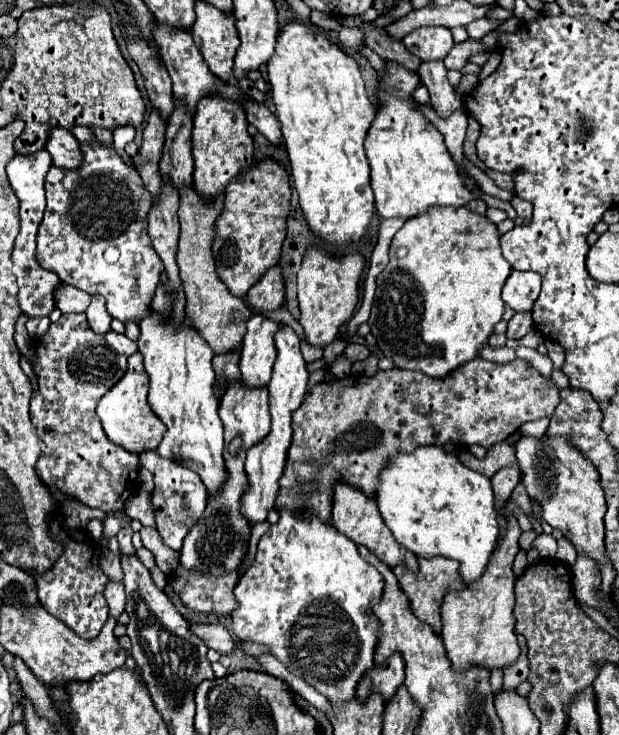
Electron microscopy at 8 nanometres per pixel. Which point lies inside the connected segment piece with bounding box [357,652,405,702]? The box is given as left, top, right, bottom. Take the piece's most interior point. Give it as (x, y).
(385, 679)

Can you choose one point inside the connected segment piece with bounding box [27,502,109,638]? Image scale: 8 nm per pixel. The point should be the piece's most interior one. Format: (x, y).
(72, 590)

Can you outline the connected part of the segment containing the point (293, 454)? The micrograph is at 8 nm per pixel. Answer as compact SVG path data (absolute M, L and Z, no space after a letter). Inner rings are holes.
M475 358L447 374L445 378L431 378L415 370L379 370L373 376L345 376L333 382L321 382L309 388L297 412L293 412L293 442L289 448L285 472L281 476L281 490L277 496L277 510L305 510L331 522L331 488L335 482L355 484L363 494L375 496L377 474L387 458L399 450L413 450L425 444L447 444L459 440L463 446L479 444L491 448L503 442L521 424L553 416L559 404L559 388L541 376L527 360L515 358L507 364Z

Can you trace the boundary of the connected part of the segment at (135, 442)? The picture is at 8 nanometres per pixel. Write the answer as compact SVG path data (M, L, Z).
M135 352L129 358L129 368L125 376L97 404L97 416L101 418L103 430L109 436L109 440L137 454L147 448L157 448L165 434L163 422L153 414L151 406L147 404L147 392L149 392L149 376L143 368L141 354Z

